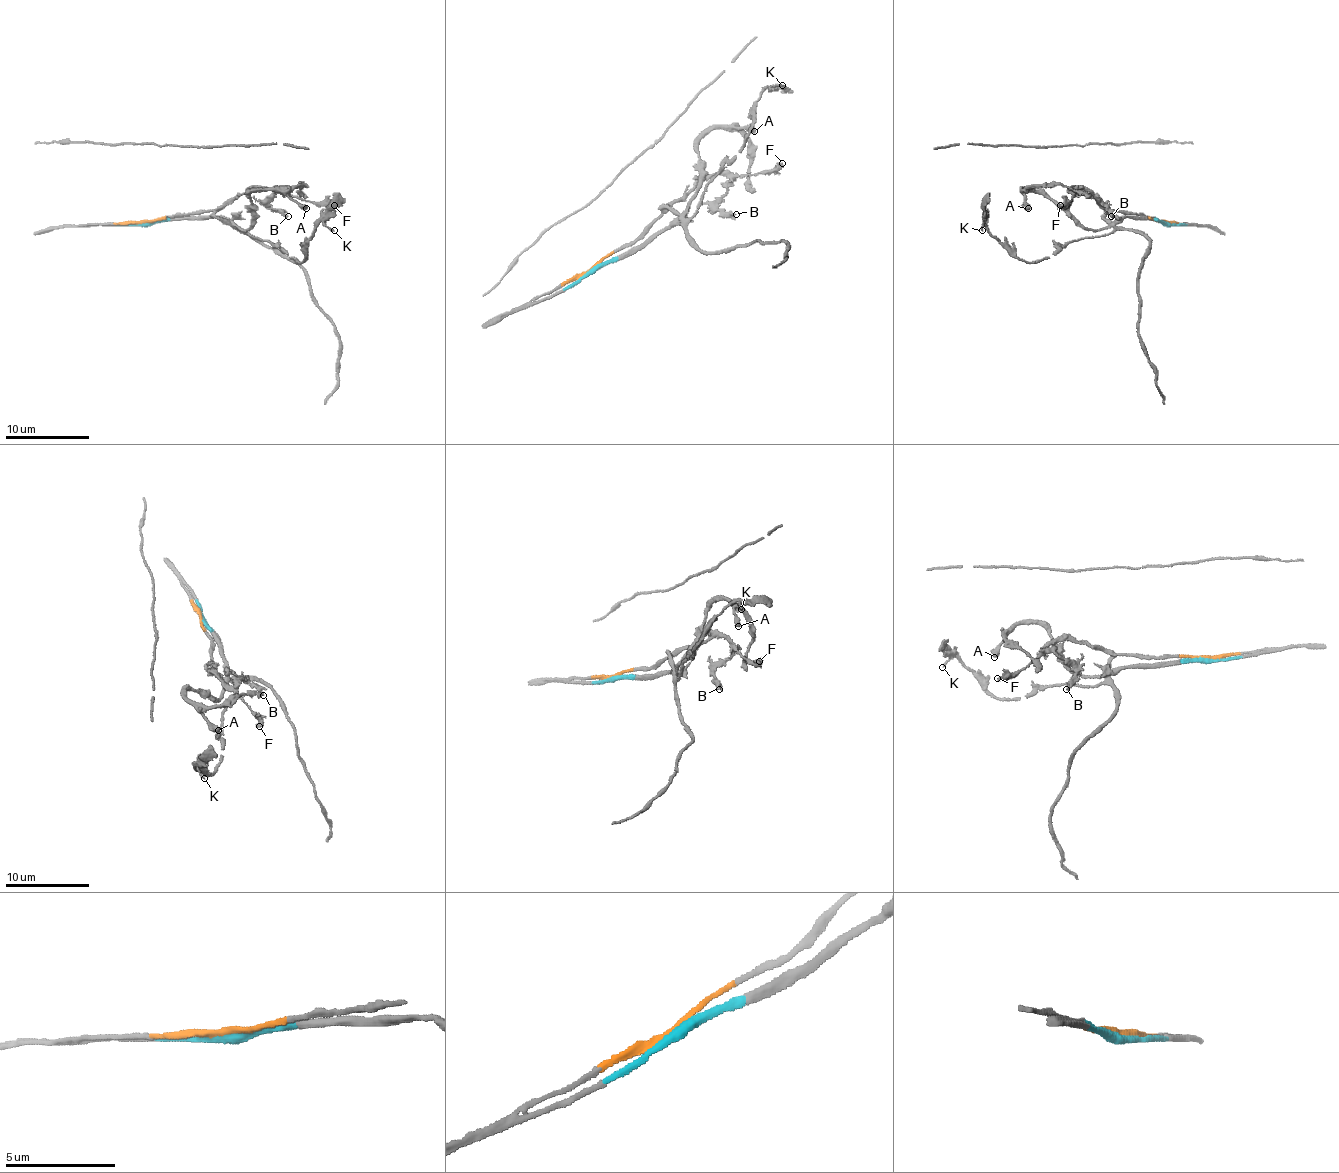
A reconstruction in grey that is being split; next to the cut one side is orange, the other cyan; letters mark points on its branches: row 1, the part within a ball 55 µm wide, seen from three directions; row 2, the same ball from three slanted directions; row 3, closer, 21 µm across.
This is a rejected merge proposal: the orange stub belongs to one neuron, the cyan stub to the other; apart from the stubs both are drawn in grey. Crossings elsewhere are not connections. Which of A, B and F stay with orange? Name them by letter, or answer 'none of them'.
B, F

